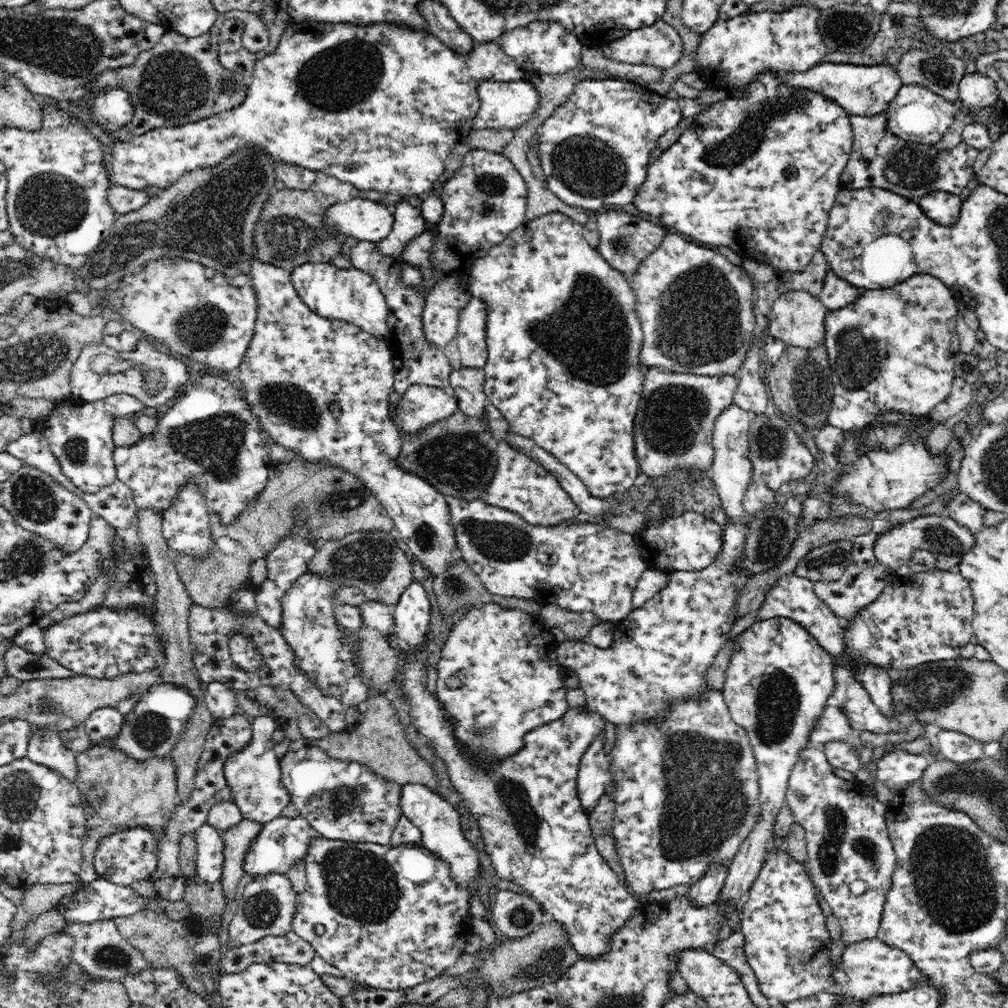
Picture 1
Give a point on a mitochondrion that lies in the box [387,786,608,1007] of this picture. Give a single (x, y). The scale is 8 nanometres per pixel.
(548, 961)

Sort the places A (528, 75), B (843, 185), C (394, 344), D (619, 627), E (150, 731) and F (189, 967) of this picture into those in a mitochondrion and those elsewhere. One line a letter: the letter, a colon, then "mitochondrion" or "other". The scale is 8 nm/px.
A: other
B: other
C: other
D: other
E: mitochondrion
F: other

